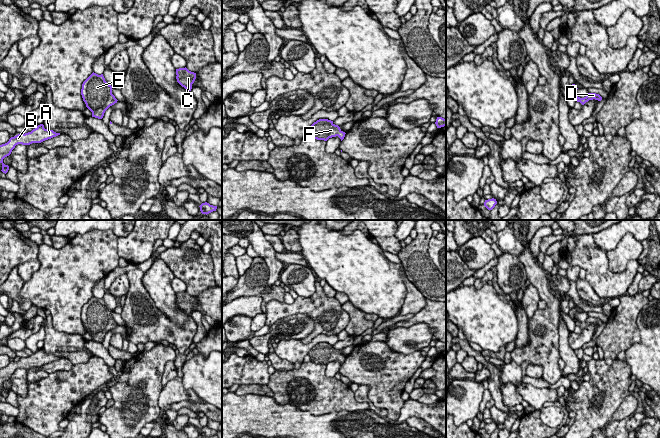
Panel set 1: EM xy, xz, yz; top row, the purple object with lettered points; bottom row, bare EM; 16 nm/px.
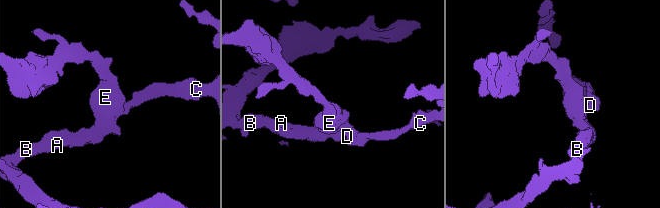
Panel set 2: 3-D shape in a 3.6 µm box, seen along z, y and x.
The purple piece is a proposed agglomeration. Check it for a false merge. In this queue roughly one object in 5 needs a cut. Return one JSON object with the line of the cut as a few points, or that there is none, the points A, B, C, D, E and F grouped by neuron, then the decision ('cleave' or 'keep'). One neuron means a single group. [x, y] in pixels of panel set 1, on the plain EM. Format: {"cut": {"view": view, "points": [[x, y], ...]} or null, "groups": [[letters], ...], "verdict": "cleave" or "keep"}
{"cut": null, "groups": [["A", "B", "C", "D", "E", "F"]], "verdict": "keep"}

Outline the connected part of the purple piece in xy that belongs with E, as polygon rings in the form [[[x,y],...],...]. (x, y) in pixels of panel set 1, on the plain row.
[[[94,296],[83,306],[81,319],[86,331],[92,336],[92,341],[102,343],[105,335],[117,327],[112,312],[113,310],[105,305],[103,298]]]

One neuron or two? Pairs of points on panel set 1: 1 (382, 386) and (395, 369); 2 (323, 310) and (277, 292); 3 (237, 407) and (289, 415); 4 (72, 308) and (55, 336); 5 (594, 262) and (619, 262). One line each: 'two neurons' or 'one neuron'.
1: one neuron
2: two neurons
3: one neuron
4: two neurons
5: two neurons

